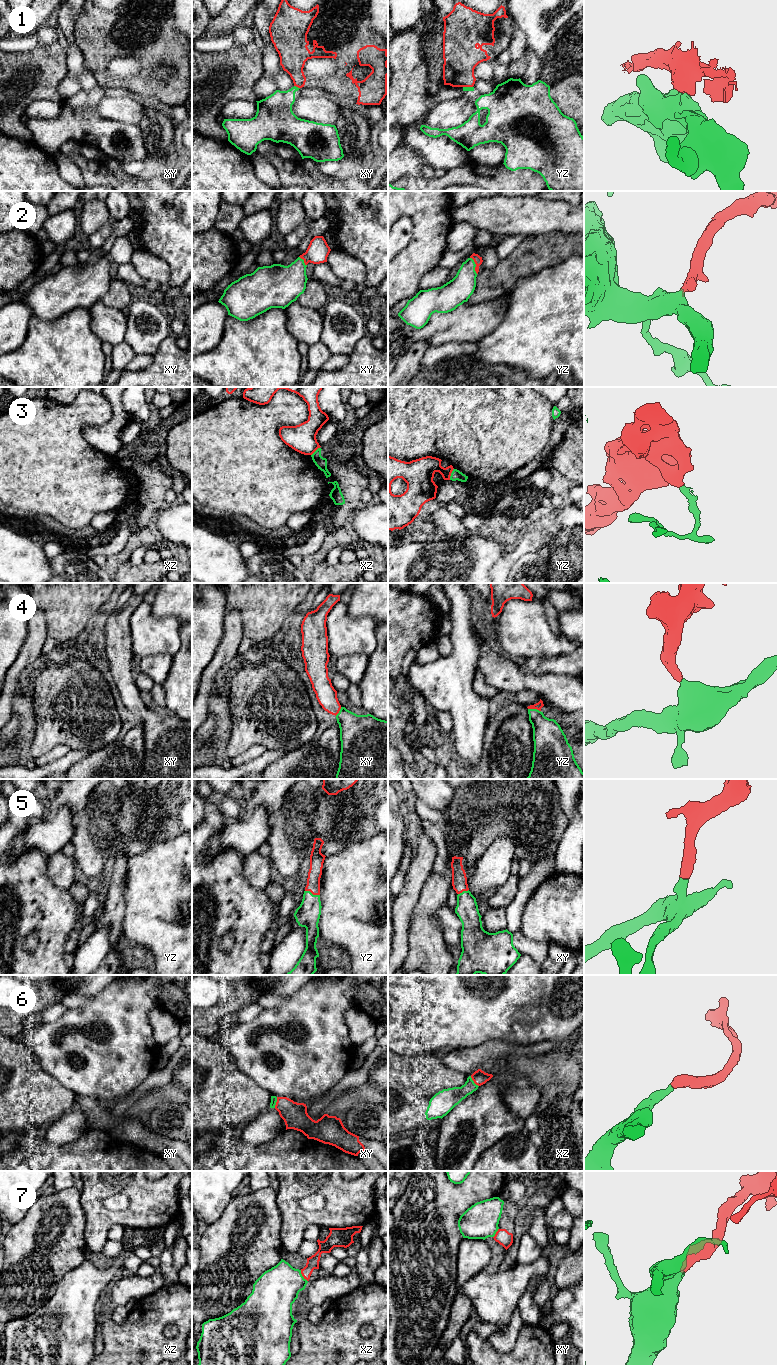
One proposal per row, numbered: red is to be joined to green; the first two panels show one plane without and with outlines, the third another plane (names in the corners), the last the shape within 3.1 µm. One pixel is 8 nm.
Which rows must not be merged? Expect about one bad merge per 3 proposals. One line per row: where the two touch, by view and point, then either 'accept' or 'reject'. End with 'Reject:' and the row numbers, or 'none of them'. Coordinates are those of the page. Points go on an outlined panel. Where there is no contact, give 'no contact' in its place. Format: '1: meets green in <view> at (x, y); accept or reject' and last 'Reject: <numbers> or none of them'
1: meets green in xy at (297, 87); reject
2: meets green in yz at (475, 265); accept
3: meets green in yz at (451, 474); reject
4: meets green in yz at (534, 709); accept
5: meets green in yz at (311, 893); accept
6: meets green in xz at (473, 1081); accept
7: meets green in xz at (302, 1276); accept
Reject: 1, 3

